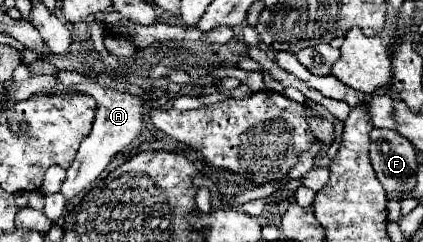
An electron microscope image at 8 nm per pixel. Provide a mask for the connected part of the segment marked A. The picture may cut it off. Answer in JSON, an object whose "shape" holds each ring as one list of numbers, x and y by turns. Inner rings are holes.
{"shape":[[57,71,55,73,57,79,61,81,61,85,69,91,79,91,79,93,87,93,97,101,97,111,95,111,95,121,93,121,93,129,89,133,89,137,81,143,81,149,77,151,75,161,71,163,71,167,67,169,67,179,63,181,61,193,65,199,73,199,77,193,81,193,83,189,87,189,101,173,103,169,109,165,109,161,121,151,125,149,133,139,137,139,141,135,143,129,143,115,145,115,145,101,141,97,131,97,125,93,119,93,111,87,101,87,97,83,91,83,85,75,75,73,75,71]]}

